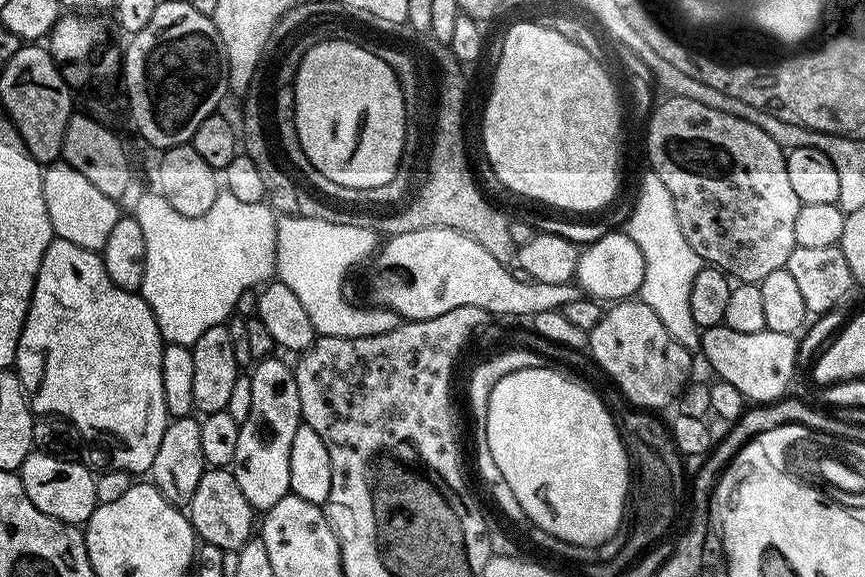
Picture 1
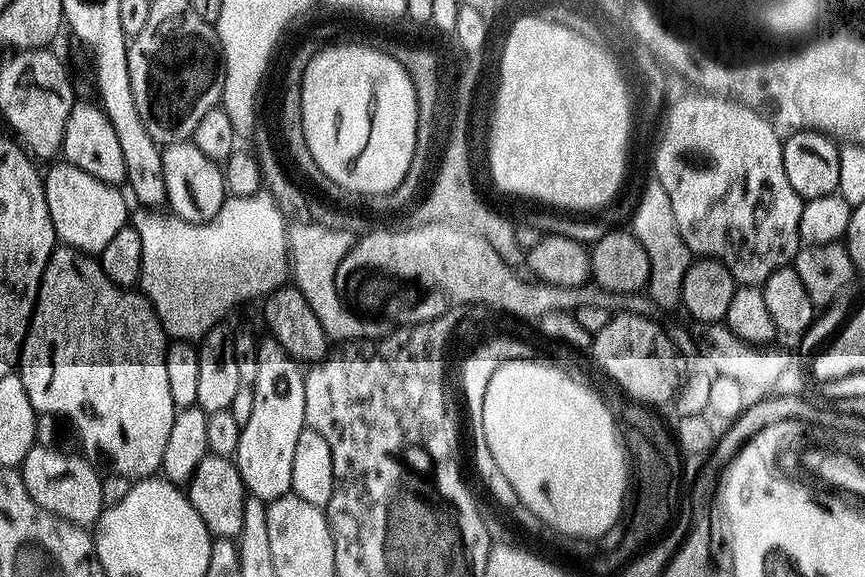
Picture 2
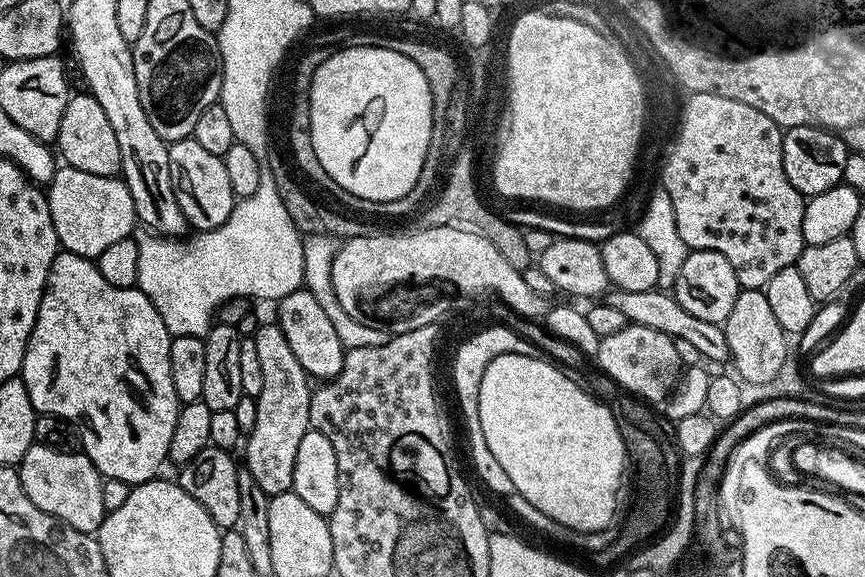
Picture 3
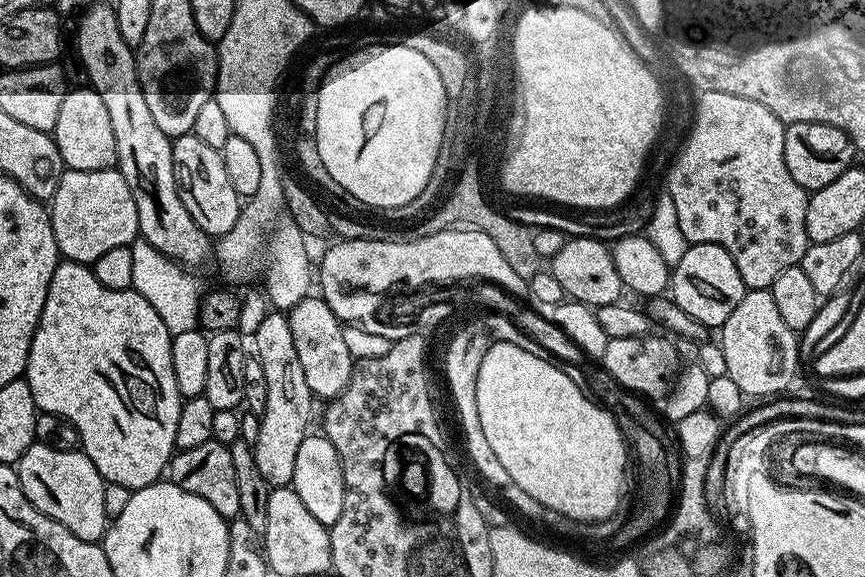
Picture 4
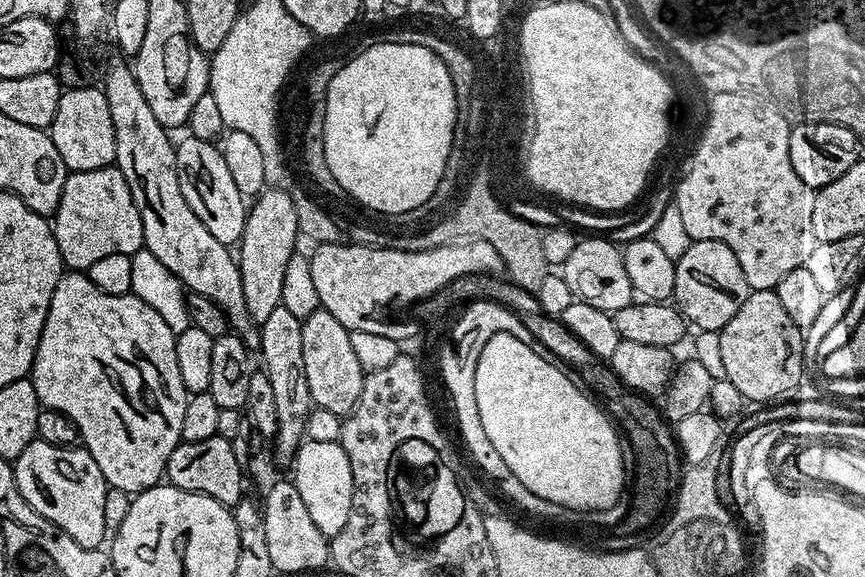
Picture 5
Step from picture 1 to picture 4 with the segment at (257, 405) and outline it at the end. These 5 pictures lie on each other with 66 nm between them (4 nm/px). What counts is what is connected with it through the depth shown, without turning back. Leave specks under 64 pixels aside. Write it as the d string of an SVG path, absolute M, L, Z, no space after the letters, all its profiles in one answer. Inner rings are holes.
M270 310L266 314L259 323L254 343L256 343L254 356L260 360L263 373L266 374L266 382L269 383L265 410L258 416L260 429L256 432L256 438L254 437L254 462L257 463L259 473L269 486L283 488L291 485L294 478L294 462L298 459L298 446L302 446L302 442L310 435L308 423L312 420L314 397L310 386L306 386L306 374L302 370L302 361L298 359L298 349L294 346L294 334L290 334L290 322L283 311Z

